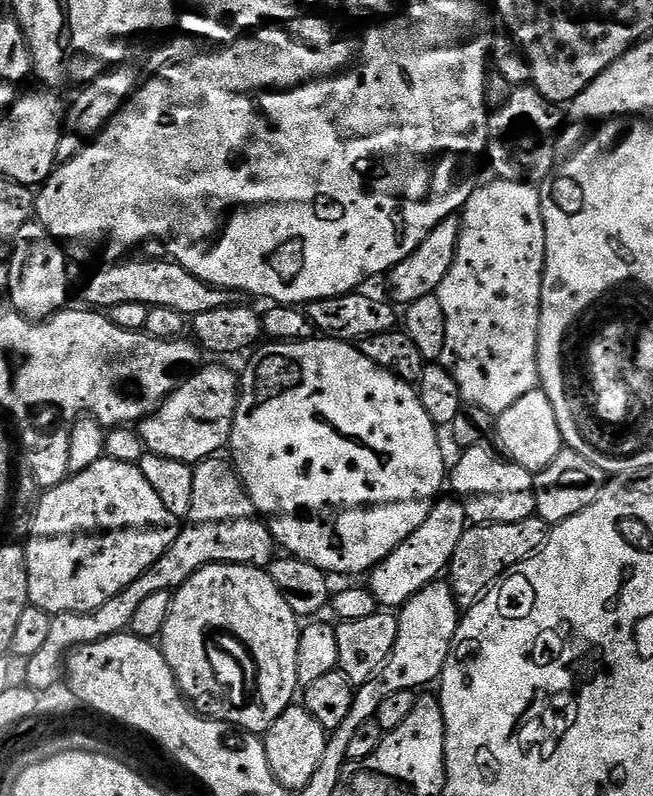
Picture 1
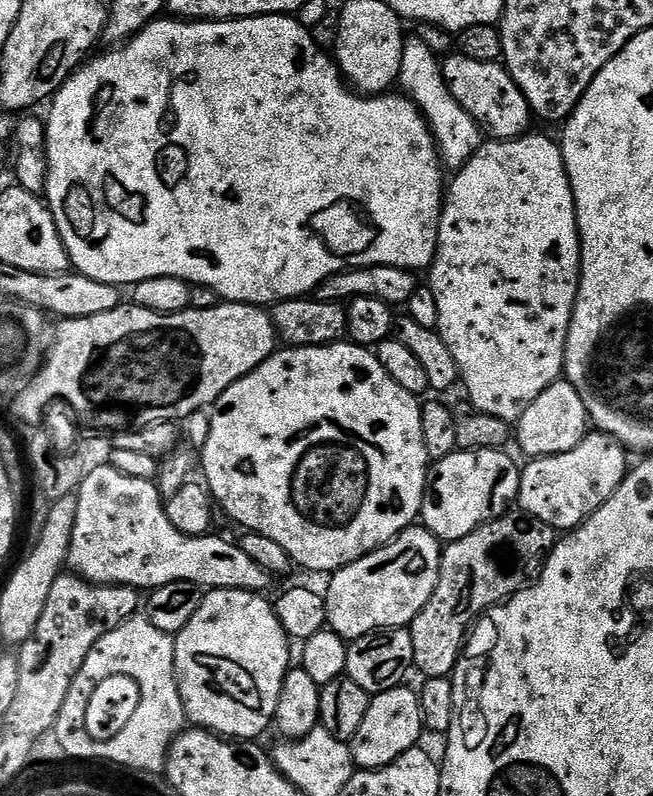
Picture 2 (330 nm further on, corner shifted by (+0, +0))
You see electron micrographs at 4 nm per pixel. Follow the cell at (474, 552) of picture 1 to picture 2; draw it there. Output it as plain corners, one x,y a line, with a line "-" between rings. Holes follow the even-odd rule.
512,510
507,514
499,516
497,520
486,522
482,526
478,526
478,530
474,530
470,534
466,534
466,538
458,538
451,541
443,549
440,557
440,577
438,578
438,586
434,590
434,594
430,594
430,602
426,602
426,606
417,614
410,625
410,631
414,638
414,668
418,673
421,672
421,677
427,678
430,676
446,676
451,677
452,673
456,671
456,663
461,658
466,643
466,637
469,635
470,629
475,625
477,619
484,615
489,608
496,607
497,604
505,601
508,597
514,595
516,592
521,592
522,589
527,588
528,585
534,584
536,579
540,576
540,571
544,568
544,564
548,561
548,556
552,553
552,547
556,544
558,539
557,529
552,528
546,522
542,522
533,516
526,516
519,511

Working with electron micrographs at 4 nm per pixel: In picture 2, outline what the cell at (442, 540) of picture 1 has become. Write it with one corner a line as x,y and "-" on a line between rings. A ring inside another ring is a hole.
423,526
407,528
388,544
366,554
358,562
331,573
324,596
328,611
327,627
343,640
354,641
379,628
402,628
430,602
430,594
440,577
441,541

